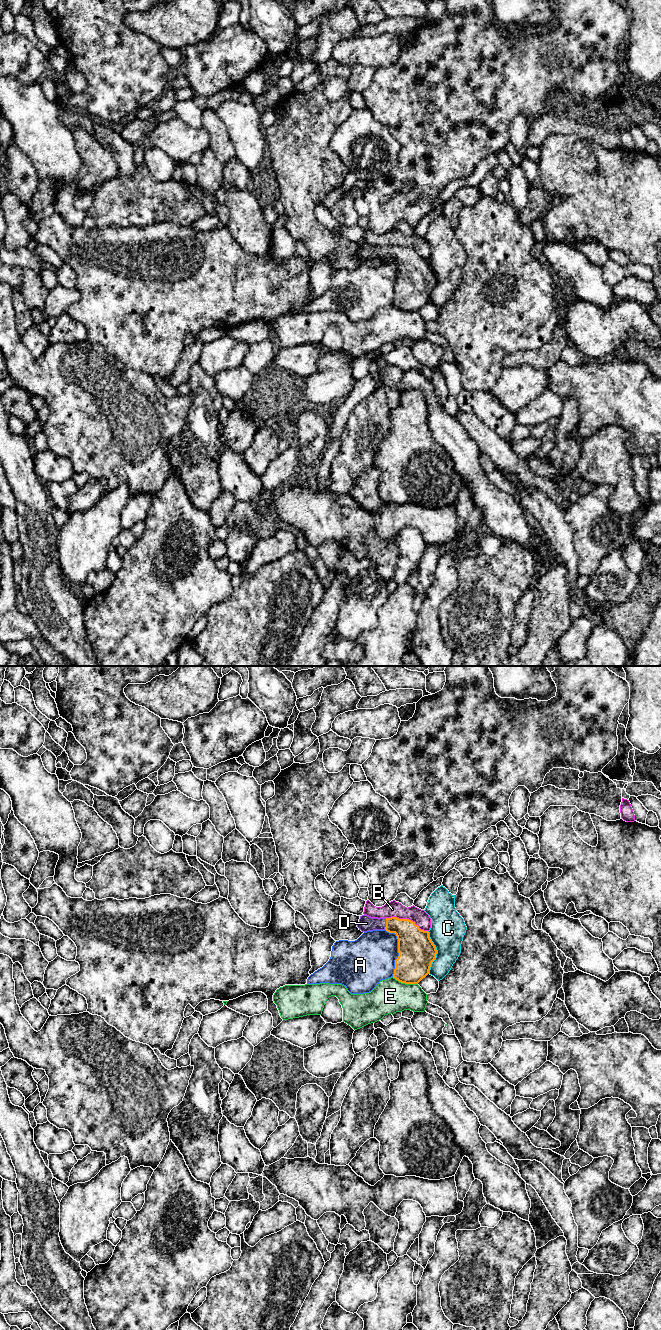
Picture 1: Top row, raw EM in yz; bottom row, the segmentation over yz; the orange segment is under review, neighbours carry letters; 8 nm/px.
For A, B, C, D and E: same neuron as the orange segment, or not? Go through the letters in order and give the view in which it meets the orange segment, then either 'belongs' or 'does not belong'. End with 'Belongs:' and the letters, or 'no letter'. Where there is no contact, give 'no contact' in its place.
A: yz | does not belong
B: yz | does not belong
C: yz | does not belong
D: yz | belongs
E: yz | does not belong
Belongs: D

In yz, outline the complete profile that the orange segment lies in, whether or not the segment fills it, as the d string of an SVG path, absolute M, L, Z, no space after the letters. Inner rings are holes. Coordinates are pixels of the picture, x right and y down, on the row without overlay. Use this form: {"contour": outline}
{"contour": "M360 244L357 255L362 260L386 258L395 261L398 267L399 284L395 288L393 306L405 312L418 312L429 302L437 278L429 260L421 258L409 247L371 246Z"}

